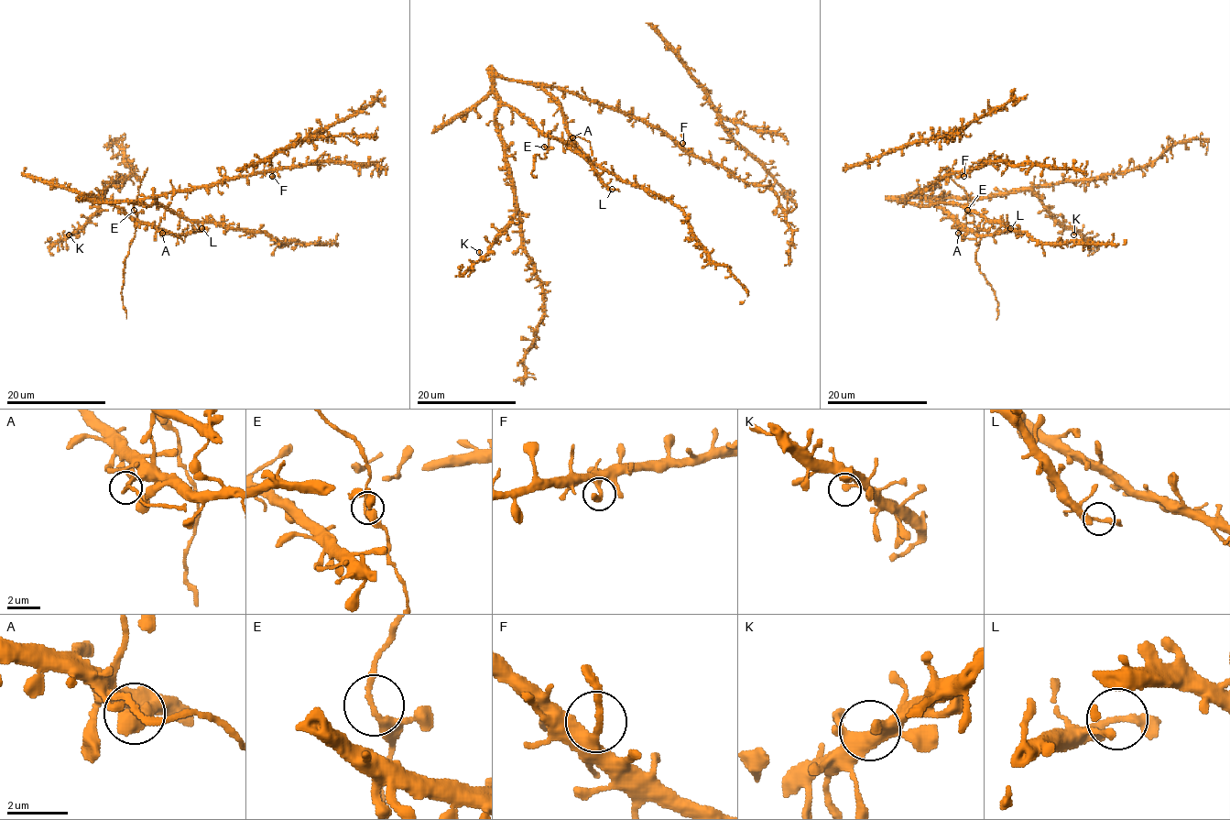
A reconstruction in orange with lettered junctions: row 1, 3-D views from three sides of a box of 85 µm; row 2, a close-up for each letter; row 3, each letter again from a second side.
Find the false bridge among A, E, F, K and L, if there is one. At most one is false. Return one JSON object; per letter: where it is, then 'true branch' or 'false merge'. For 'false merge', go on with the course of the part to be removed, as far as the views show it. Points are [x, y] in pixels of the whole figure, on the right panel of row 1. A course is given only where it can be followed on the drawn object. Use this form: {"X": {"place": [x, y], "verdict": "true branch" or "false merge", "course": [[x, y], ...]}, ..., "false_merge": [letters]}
{"A": {"place": [958, 233], "verdict": "false merge", "course": [[957, 234], [976, 241]]}, "E": {"place": [967, 210], "verdict": "true branch"}, "F": {"place": [963, 176], "verdict": "true branch"}, "K": {"place": [1073, 235], "verdict": "true branch"}, "L": {"place": [1010, 228], "verdict": "true branch"}, "false_merge": ["A"]}

